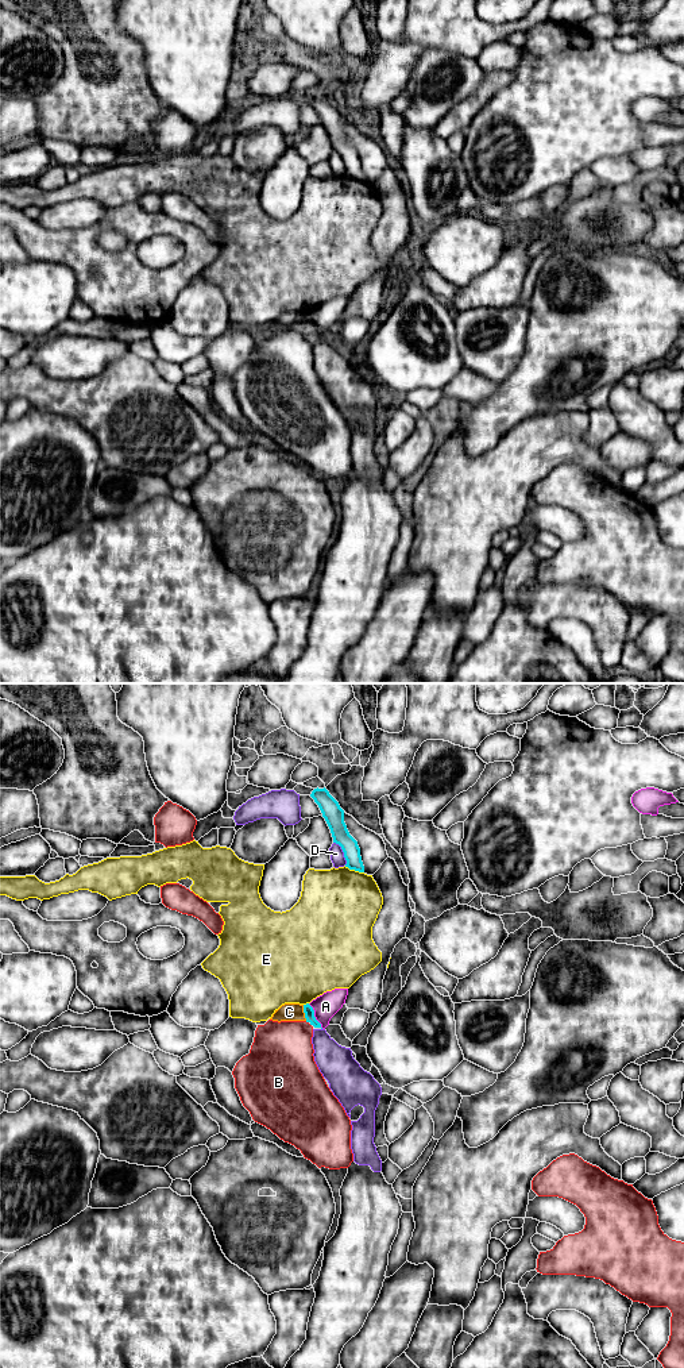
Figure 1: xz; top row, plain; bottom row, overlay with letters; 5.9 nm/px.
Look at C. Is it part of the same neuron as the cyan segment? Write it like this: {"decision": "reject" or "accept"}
{"decision": "reject"}

